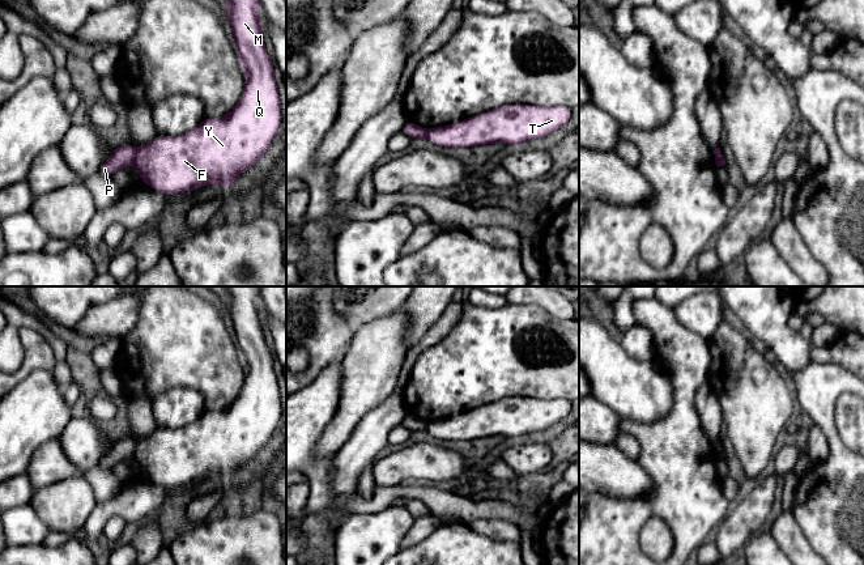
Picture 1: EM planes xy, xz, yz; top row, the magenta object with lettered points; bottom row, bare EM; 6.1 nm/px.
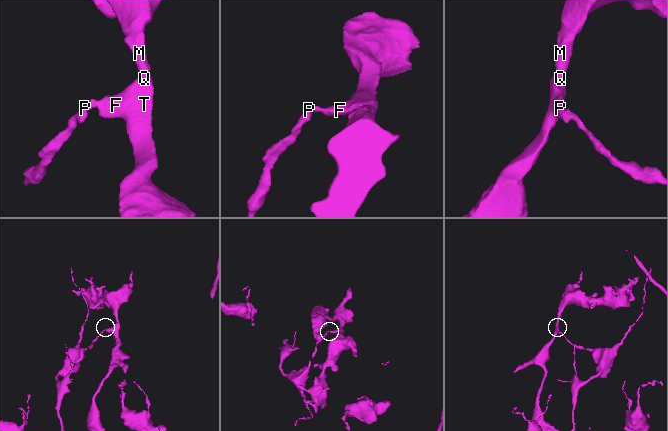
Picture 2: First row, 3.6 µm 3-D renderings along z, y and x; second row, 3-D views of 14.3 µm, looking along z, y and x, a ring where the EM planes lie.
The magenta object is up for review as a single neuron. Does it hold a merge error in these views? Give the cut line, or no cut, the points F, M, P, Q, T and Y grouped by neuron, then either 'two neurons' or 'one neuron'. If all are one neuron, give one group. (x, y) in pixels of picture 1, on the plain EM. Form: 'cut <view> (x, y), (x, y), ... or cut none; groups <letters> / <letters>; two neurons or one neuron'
cut xy (136, 442), (132, 457); groups F M Q T Y / P; two neurons

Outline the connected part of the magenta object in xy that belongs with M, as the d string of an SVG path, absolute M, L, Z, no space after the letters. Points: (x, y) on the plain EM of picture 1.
M227 286L229 300L220 302L230 313L234 339L246 366L243 386L235 400L225 409L205 411L192 424L174 430L156 429L136 442L135 460L149 480L175 488L183 484L220 476L227 483L247 462L268 443L281 420L277 375L263 331L259 286Z

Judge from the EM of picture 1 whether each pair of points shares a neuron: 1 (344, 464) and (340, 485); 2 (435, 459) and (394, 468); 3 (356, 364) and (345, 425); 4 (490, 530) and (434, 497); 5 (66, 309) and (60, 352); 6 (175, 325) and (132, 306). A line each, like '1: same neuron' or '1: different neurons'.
1: same neuron
2: same neuron
3: same neuron
4: different neurons
5: different neurons
6: different neurons

